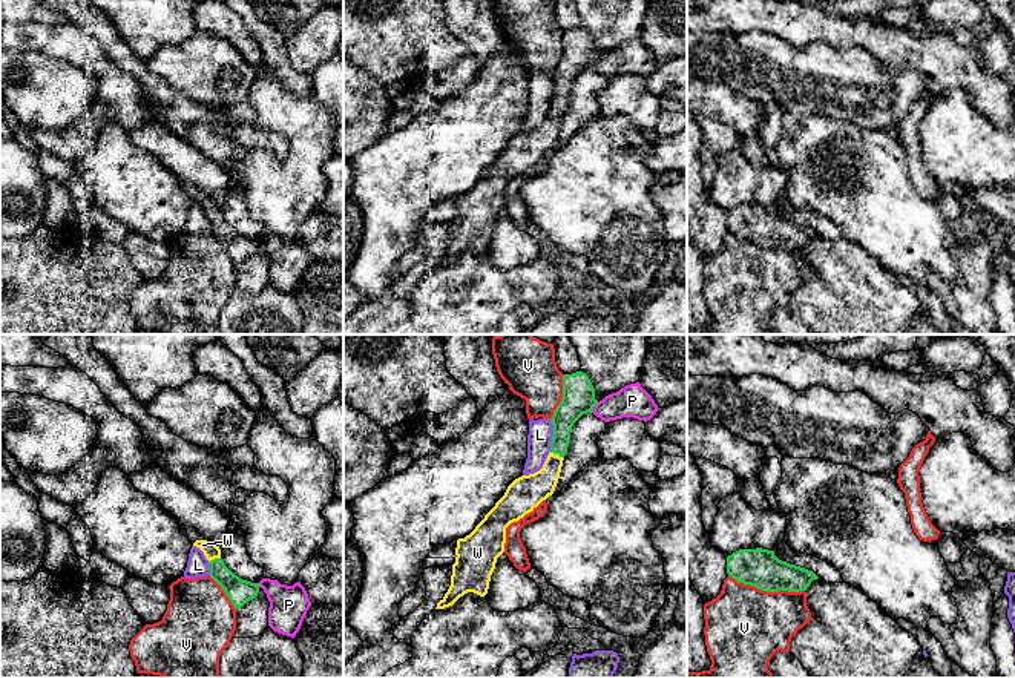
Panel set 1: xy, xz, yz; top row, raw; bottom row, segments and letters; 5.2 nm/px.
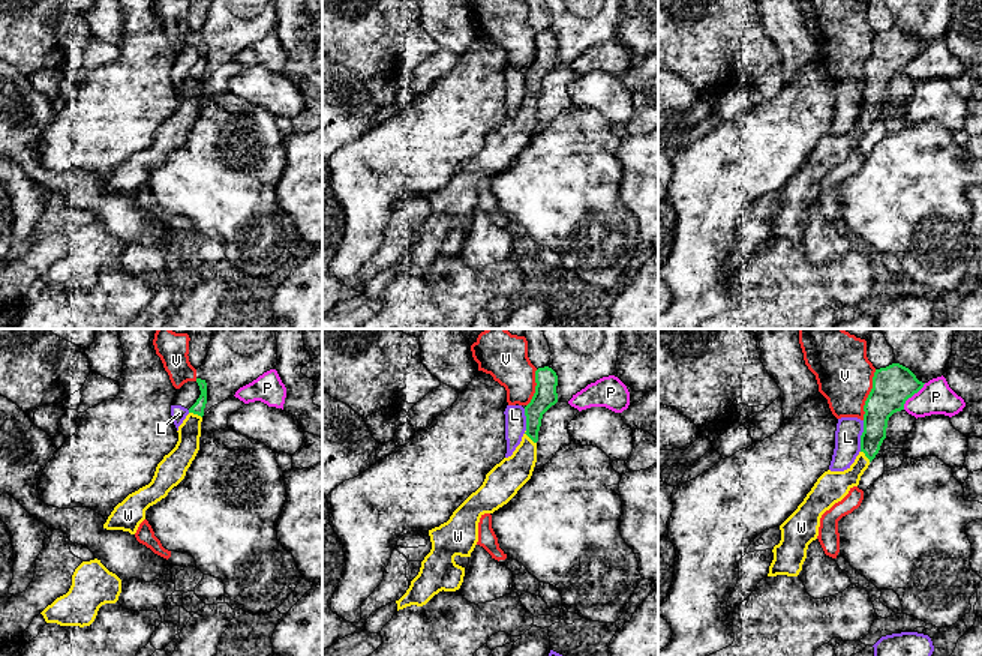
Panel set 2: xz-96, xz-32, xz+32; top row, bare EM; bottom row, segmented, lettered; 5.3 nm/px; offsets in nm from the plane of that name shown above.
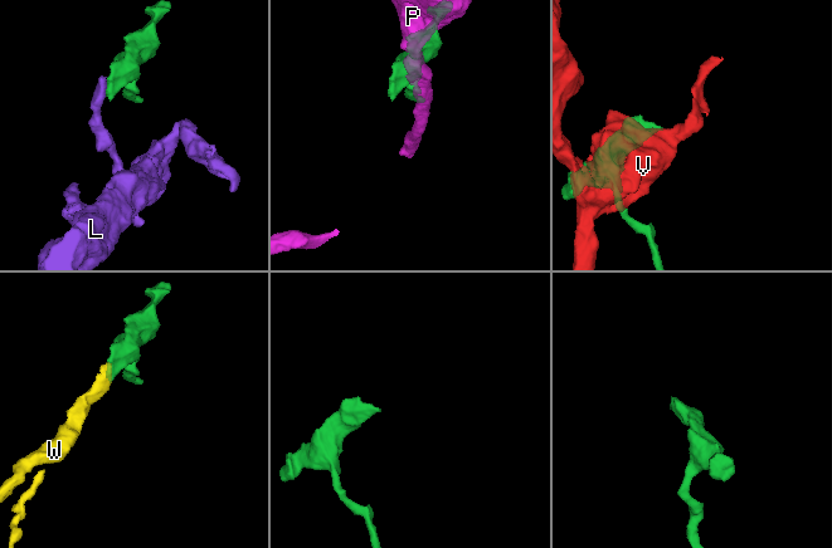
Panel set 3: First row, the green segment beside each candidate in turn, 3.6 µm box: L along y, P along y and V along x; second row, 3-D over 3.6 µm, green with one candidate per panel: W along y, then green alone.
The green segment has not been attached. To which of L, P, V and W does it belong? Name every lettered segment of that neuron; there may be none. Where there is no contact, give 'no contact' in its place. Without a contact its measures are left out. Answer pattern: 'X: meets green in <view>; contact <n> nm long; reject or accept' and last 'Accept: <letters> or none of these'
L: meets green in xz; contact 180 nm long; reject
P: meets green in xz; contact 70 nm long; reject
V: meets green in yz; contact 400 nm long; reject
W: meets green in xz; contact 80 nm long; accept
Accept: W

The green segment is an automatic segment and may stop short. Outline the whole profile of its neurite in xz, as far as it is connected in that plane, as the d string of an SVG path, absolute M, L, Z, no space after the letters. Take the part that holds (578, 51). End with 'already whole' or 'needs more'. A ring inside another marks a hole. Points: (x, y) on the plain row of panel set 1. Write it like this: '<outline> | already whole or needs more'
M586 29L563 32L563 54L550 75L553 94L543 124L515 135L475 186L457 196L451 242L435 265L452 262L468 248L480 253L488 250L497 215L504 209L506 184L553 150L572 83L583 71L592 69L596 60L595 44Z | needs more

